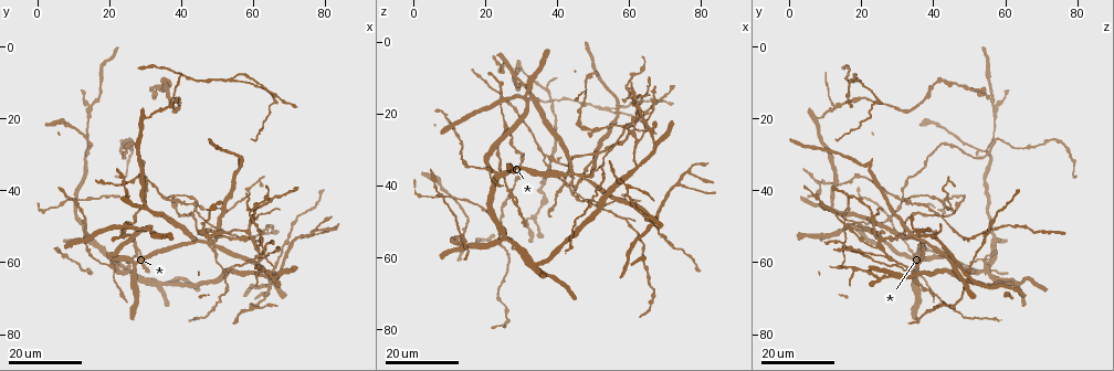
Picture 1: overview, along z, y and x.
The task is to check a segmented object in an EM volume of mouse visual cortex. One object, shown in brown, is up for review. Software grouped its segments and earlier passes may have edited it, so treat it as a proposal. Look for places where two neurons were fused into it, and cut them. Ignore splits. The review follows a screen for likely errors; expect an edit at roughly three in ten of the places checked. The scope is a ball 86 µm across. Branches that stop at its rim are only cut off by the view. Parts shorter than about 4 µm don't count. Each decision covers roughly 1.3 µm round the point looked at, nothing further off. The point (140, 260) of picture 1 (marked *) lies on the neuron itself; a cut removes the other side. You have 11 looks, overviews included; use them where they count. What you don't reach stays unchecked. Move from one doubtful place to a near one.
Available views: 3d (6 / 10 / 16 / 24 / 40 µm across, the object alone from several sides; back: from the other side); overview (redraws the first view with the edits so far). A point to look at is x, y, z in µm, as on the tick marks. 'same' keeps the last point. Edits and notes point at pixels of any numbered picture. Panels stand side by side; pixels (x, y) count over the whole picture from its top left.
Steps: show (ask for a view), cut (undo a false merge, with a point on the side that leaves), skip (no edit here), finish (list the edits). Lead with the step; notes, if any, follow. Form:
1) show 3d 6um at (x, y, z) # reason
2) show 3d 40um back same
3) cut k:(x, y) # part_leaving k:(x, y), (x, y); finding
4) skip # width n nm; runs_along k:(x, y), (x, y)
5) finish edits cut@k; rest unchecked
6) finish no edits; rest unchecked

show 3d 24um at (54.0, 8.5, 19.5) # thin arm on a thick one

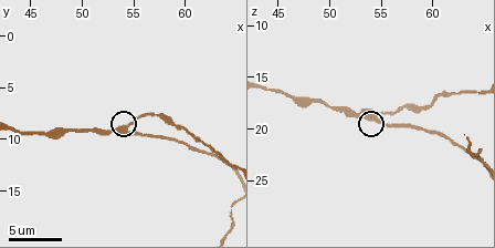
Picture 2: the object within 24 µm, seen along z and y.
show 3d 10um at (54.0, 9.0, 18.6)

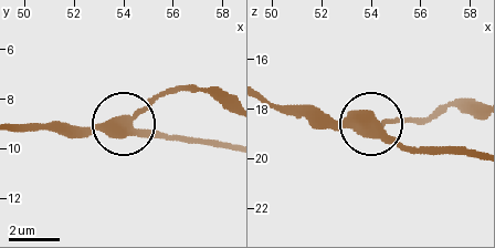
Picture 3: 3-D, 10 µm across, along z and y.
skip # width 340 nm; continuous, no second neuron

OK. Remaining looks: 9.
show 3d 24um at (33.5, 12.0, 49.0)

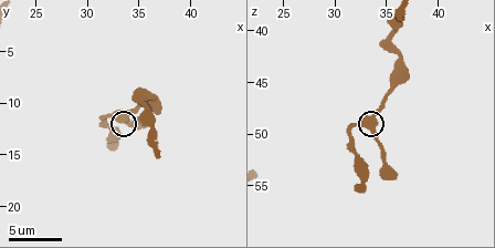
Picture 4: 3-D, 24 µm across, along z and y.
show 3d 10um at (33.0, 11.8, 49.2) # closer look

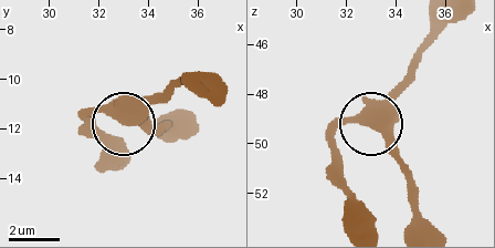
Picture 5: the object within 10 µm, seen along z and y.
skip # side_arm 6 um; continuous, no second neuron

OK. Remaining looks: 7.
show 3d 24um at (73.5, 52.0, 38.5) # arms part here

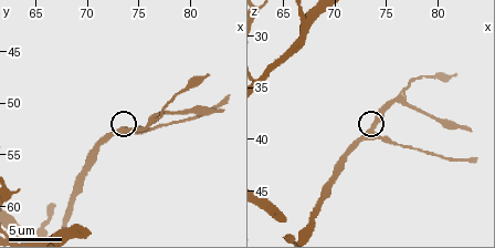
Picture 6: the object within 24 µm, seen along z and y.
show 3d 10um at (73.4, 52.8, 39.2)

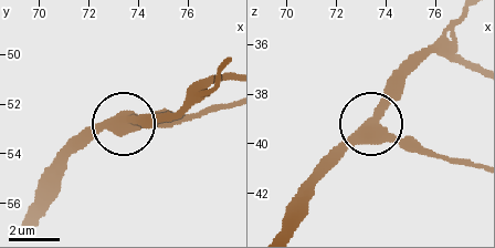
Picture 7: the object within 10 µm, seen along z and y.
skip # arms 3; runs_along 7:(284, 225), (291, 205), (372, 125), (421, 153); continuous, no second neuron

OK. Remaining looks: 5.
show 3d 24um at (61.5, 56.0, 24.5)

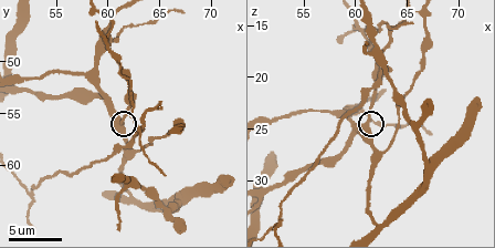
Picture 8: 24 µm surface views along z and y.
show 3d 10um same

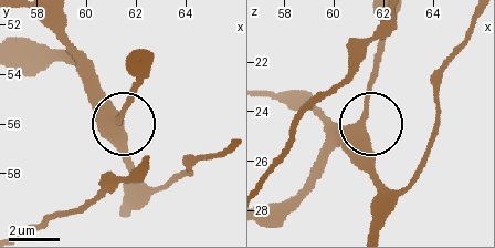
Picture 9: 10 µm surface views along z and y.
skip # all the same neuron

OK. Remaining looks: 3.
show 3d 16um at (60.2, 49.0, 15.2) # four-way junction

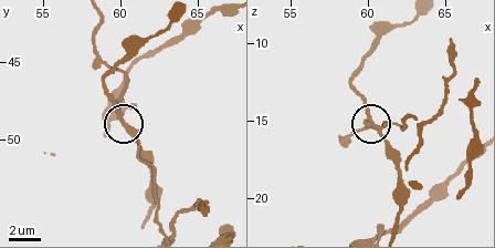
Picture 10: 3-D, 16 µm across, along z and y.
show 3d 16um back at (60.2, 49.0, 15.0) # from behind

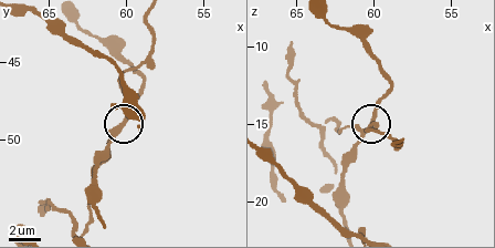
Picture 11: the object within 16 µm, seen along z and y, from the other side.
cut 11:(377, 126) # arms 4; a second neuron is stuck on

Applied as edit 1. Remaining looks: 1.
finish edits cut@11; rest unchecked

